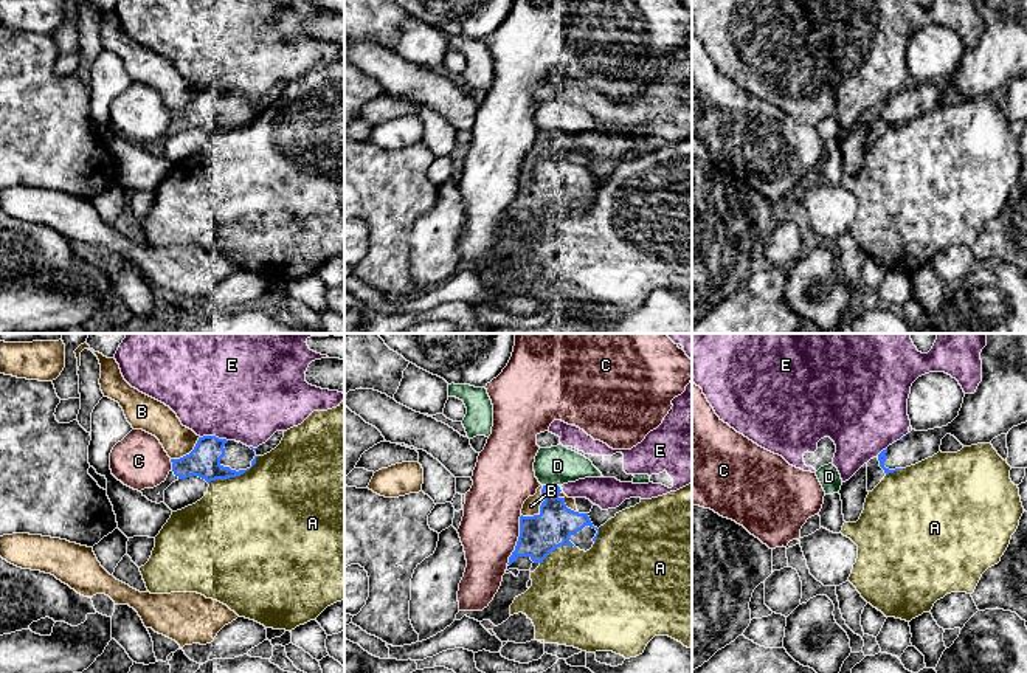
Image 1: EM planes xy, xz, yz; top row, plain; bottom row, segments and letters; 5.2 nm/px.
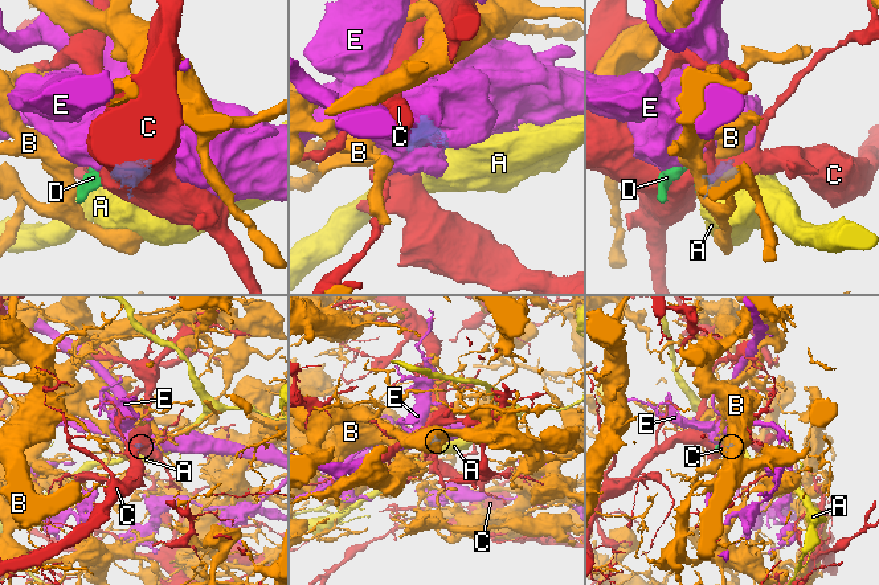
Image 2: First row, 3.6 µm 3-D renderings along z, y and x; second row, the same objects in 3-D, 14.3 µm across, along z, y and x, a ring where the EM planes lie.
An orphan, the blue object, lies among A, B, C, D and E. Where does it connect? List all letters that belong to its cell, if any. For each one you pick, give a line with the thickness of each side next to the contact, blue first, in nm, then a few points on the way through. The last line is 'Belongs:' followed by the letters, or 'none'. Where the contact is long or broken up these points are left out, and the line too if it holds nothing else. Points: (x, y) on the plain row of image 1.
Belongs: none

